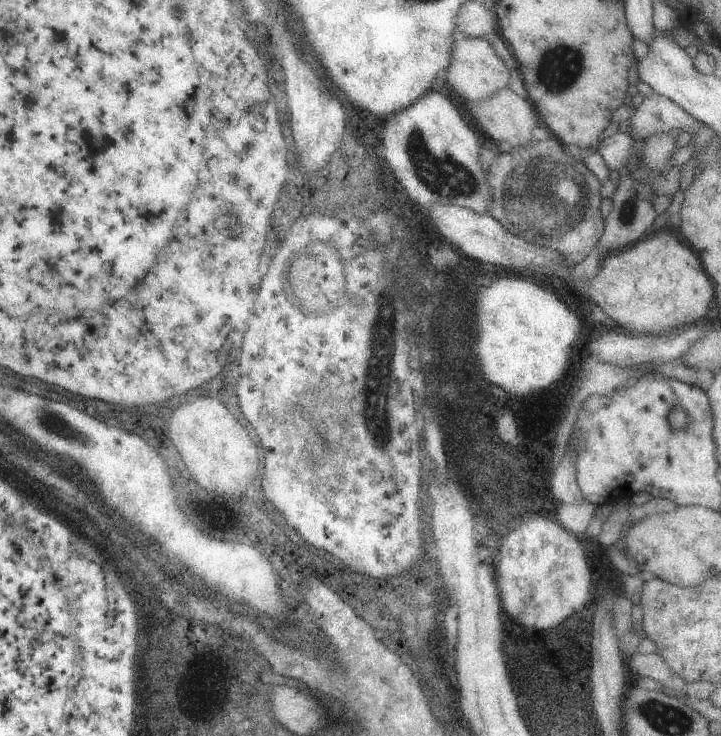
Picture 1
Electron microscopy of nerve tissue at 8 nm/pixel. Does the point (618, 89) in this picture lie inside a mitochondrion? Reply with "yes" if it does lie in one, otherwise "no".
no

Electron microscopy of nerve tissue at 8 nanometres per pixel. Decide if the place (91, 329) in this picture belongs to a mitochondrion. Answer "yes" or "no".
no

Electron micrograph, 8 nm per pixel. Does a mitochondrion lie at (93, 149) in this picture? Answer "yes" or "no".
no

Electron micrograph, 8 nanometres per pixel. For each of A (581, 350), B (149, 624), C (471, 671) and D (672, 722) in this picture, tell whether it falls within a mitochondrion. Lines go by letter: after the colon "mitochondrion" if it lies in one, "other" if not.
A: other
B: other
C: mitochondrion
D: mitochondrion

